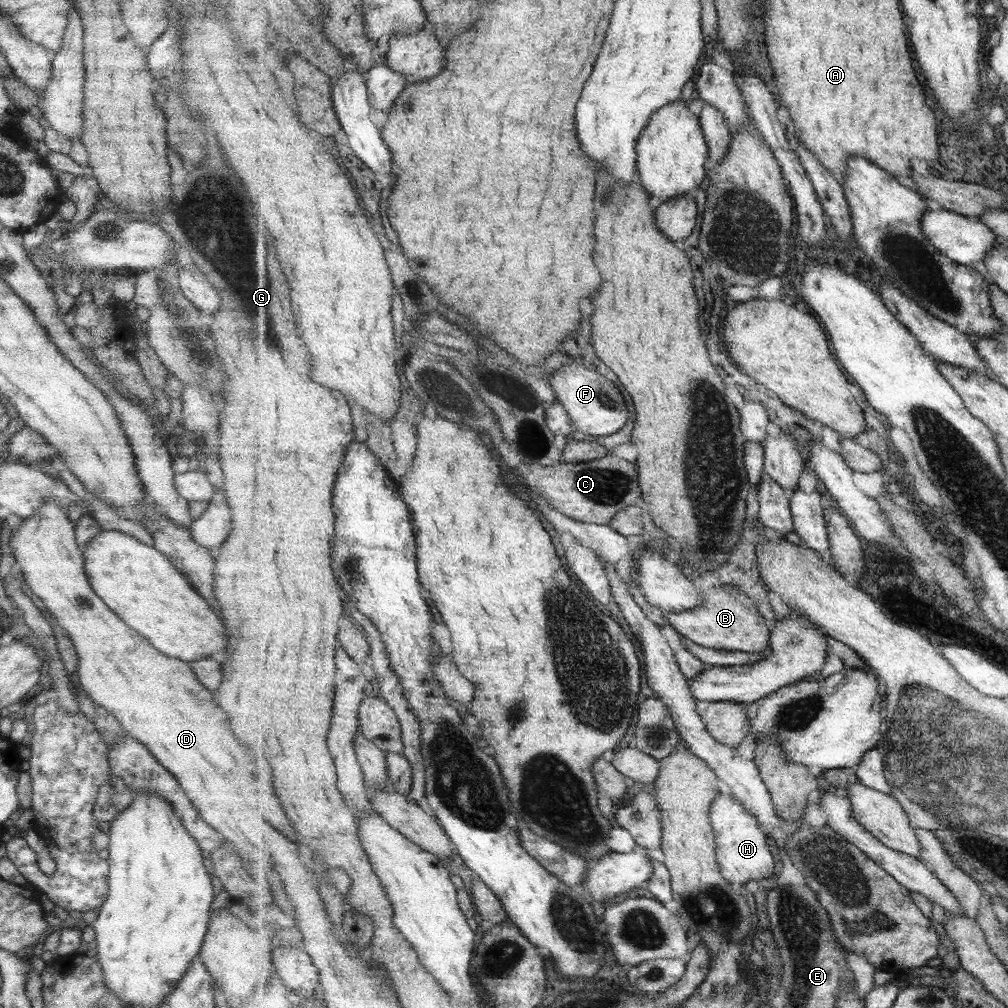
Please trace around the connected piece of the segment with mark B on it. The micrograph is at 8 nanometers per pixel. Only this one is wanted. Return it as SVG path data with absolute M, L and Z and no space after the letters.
M722 584L705 589L702 592L702 597L705 599L703 606L679 613L670 611L667 623L690 641L707 648L750 653L766 652L770 646L772 632L769 632L765 618L759 611L740 603L731 594L733 588L737 590L733 585Z

